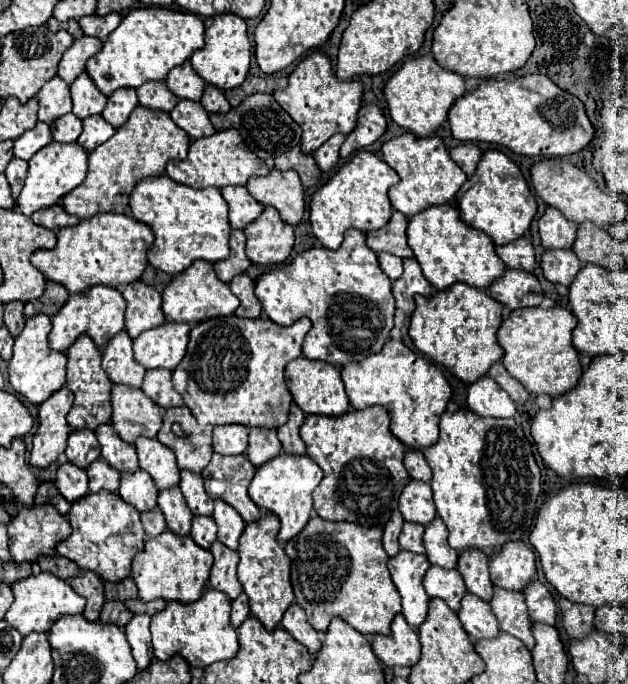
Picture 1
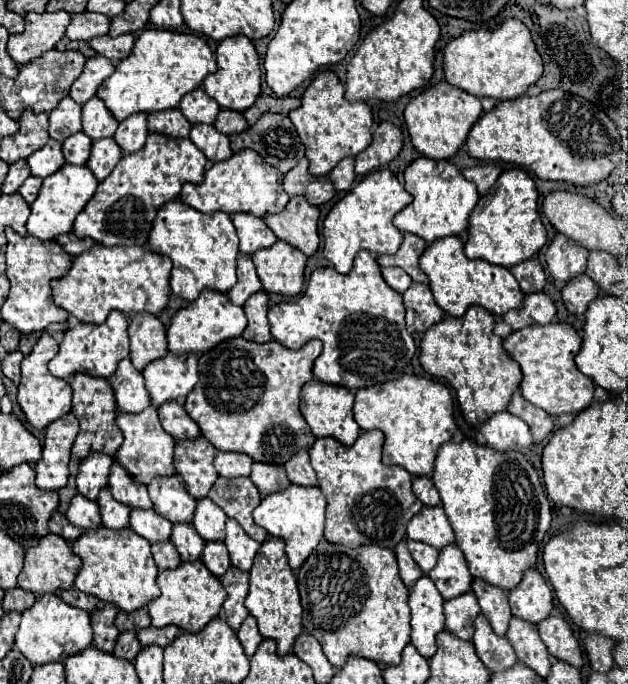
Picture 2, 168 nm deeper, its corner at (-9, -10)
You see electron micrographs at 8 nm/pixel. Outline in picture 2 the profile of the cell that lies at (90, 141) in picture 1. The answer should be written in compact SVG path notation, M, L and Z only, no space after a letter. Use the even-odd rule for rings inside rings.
M113 138L95 140L93 148L91 148L91 156L87 160L87 168L95 174L95 178L99 182L103 182L111 174L111 170L117 166L121 156L123 156L123 152L119 150L119 146L115 144Z

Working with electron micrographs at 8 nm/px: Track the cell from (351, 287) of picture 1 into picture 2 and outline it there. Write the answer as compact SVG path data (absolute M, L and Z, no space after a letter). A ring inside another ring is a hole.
M367 250L355 256L355 262L349 274L339 274L333 268L315 270L311 274L307 290L301 296L269 308L269 324L271 324L273 338L281 342L283 346L287 346L289 350L299 350L309 340L319 338L323 342L323 354L315 362L315 368L313 368L315 378L325 384L335 384L349 390L377 386L377 384L403 376L405 368L409 366L411 358L417 352L415 340L405 326L403 298L401 294L395 294L395 290L387 286L375 256Z

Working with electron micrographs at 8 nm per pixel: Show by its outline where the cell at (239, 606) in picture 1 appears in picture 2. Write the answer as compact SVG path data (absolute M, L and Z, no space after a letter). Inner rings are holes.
M251 616L241 624L237 636L239 636L239 640L241 640L243 650L245 650L247 656L253 656L255 650L257 650L257 646L259 646L261 640L263 640L263 638L259 636L259 632L257 632L257 622L255 622Z

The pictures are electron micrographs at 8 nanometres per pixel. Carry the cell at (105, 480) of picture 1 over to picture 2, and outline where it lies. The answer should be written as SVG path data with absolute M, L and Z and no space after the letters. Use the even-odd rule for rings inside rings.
M109 488L101 490L99 500L97 500L99 508L101 508L101 518L103 518L103 526L107 526L109 530L125 530L129 526L129 508L121 502L117 502L115 498L111 498Z

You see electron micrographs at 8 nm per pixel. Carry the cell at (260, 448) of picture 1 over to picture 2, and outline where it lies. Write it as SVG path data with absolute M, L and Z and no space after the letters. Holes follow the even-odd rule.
M255 462L253 464L253 472L251 472L251 482L257 486L259 494L265 498L267 494L285 490L289 486L287 474L283 466L275 466L275 464L261 464Z

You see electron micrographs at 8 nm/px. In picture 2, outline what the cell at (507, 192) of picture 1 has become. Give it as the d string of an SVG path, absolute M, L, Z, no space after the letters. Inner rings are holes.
M505 170L491 192L481 196L471 220L469 220L469 234L465 244L465 254L471 260L487 260L497 266L511 268L523 260L535 256L543 244L547 242L547 232L543 228L539 208L537 208L537 190L531 176L521 170Z

